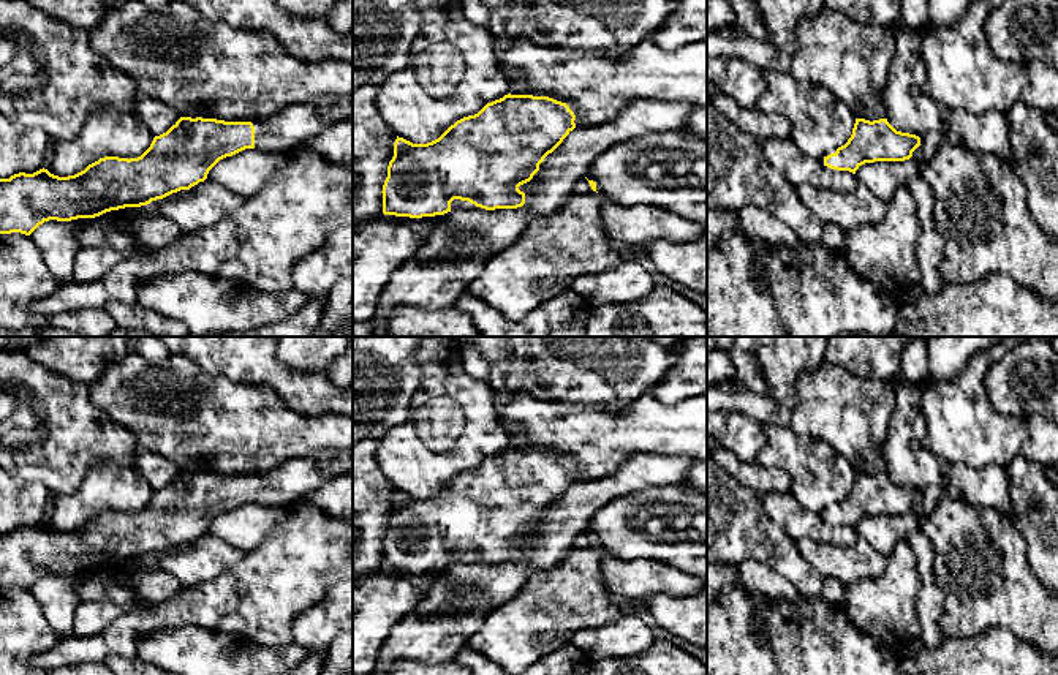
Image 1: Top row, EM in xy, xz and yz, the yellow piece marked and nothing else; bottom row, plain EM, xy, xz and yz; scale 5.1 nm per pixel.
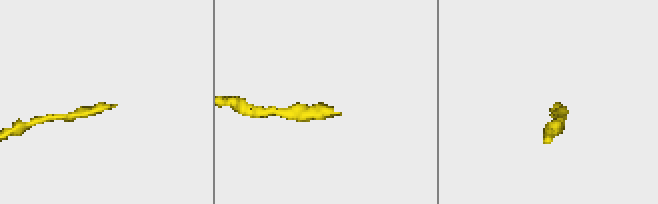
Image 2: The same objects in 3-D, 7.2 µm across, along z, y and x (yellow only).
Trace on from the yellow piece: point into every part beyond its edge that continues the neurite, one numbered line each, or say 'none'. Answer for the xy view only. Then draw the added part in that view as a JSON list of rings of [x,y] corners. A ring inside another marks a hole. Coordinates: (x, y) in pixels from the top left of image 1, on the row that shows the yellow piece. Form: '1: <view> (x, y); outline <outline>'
1: xy (296, 124); outline [[[324,96],[289,104],[269,119],[251,122],[255,149],[286,152],[319,138],[327,126],[345,120],[353,120],[353,96]]]

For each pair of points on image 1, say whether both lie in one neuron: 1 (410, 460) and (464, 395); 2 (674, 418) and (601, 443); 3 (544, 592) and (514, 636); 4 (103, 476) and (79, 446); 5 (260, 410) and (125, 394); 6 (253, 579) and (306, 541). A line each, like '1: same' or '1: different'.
1: same
2: same
3: same
4: different
5: same
6: same

